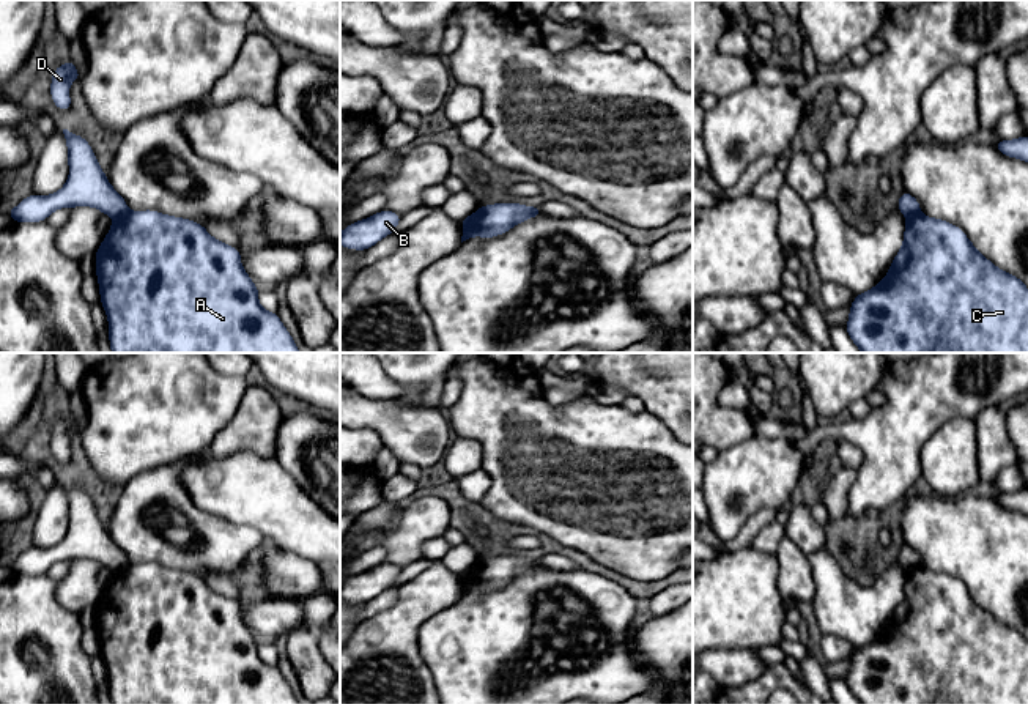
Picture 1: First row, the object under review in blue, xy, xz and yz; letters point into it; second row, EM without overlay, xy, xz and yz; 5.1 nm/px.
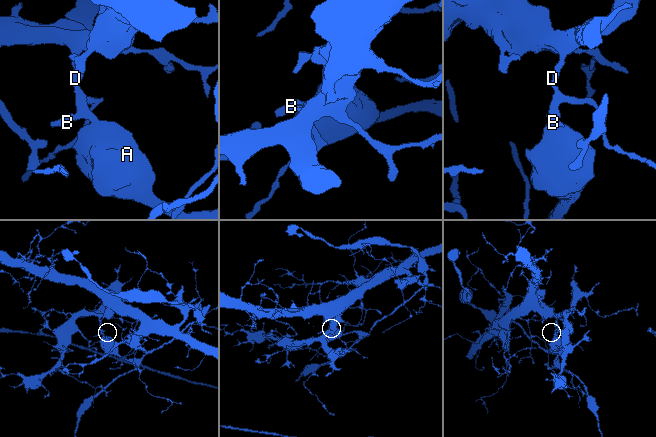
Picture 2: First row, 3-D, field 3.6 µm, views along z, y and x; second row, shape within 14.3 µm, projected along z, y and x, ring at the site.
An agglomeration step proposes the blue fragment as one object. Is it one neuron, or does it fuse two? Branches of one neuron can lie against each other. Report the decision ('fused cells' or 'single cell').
fused cells

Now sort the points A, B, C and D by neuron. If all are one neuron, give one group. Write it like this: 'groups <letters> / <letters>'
groups A C / B D

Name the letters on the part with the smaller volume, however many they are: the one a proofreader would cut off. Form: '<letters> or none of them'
A, C

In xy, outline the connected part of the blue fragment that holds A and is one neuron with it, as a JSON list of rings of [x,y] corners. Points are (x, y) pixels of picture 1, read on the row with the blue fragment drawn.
[[[153,209],[126,211],[118,216],[99,249],[94,252],[99,296],[109,320],[109,342],[112,353],[301,353],[293,337],[275,312],[258,304],[260,290],[241,265],[241,252],[216,238],[194,220],[167,216]]]

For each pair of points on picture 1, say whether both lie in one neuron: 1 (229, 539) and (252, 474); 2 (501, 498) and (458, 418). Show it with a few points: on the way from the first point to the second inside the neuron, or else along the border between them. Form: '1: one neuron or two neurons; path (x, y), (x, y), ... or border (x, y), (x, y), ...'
1: two neurons; border (200, 509), (235, 523), (251, 525), (265, 540)
2: one neuron; path (499, 476), (496, 448), (480, 432)

